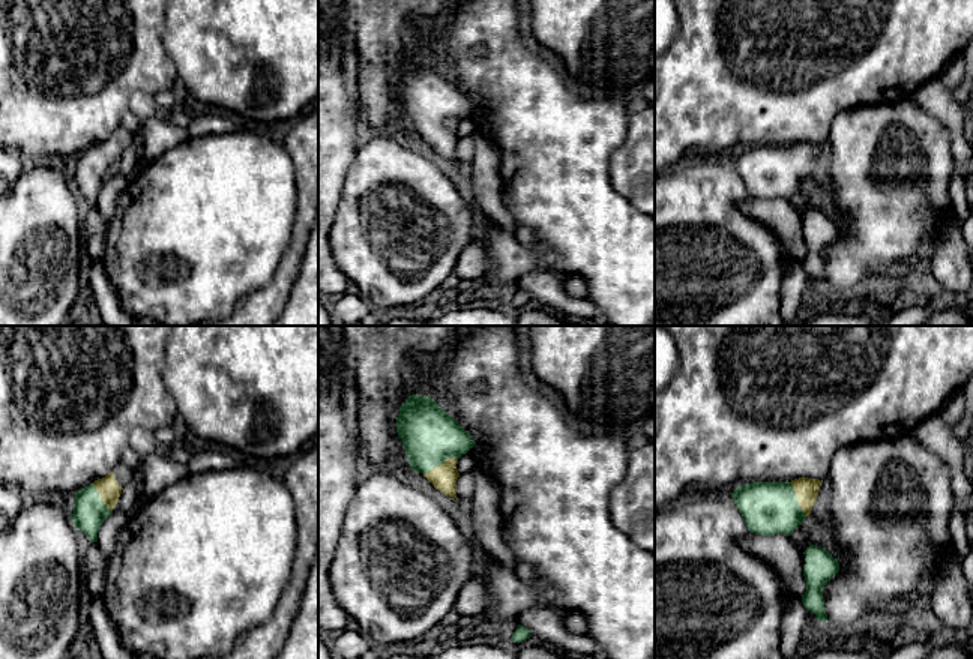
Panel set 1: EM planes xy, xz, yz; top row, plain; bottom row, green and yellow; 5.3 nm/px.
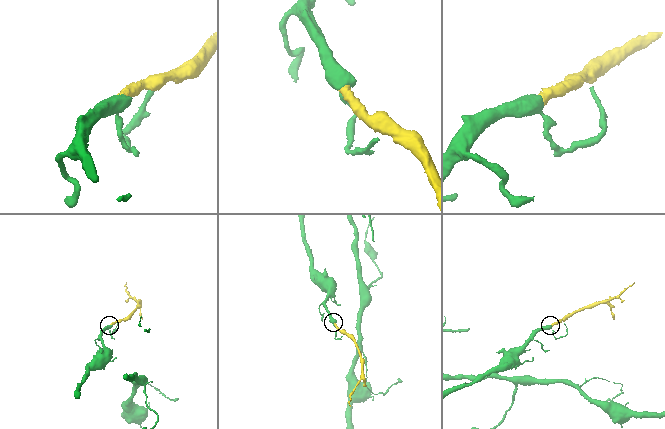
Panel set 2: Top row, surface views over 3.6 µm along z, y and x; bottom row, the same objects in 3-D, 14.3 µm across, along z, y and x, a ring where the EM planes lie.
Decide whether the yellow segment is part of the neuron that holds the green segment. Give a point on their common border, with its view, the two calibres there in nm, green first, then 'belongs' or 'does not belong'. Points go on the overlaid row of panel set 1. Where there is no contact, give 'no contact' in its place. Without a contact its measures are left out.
yz (796, 500) | 280/130 nm | belongs

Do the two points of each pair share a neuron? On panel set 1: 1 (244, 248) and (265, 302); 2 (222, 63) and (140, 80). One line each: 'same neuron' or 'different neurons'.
1: different neurons
2: different neurons

